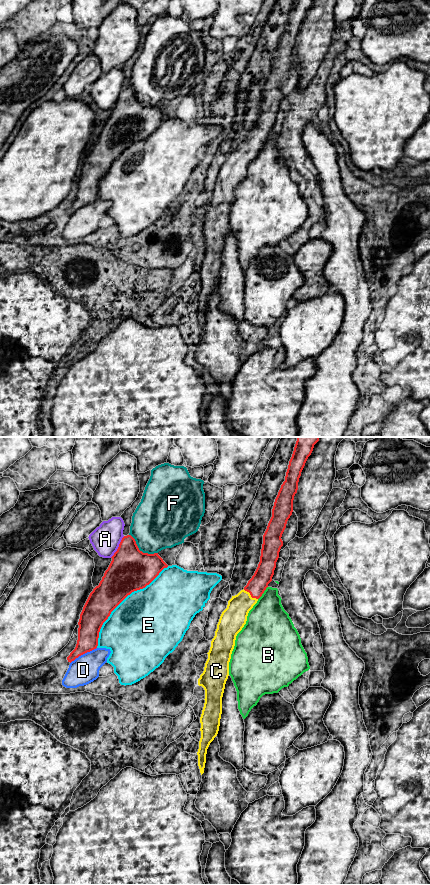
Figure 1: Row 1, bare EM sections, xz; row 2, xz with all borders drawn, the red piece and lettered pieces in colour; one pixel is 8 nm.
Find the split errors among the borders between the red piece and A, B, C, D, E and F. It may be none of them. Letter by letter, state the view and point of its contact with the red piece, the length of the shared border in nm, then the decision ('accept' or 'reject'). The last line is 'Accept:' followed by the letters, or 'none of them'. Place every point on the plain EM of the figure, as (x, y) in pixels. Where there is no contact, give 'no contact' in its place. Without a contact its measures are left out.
A: contact xz (118, 99); length 200 nm; reject
B: contact xz (263, 144); length 130 nm; reject
C: contact xz (250, 146); length 150 nm; accept
D: contact xz (83, 205); length 260 nm; reject
E: contact xz (122, 152); length 850 nm; reject
F: contact xz (141, 103); length 280 nm; reject
Accept: C

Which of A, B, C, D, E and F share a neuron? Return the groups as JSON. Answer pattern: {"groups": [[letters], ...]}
{"groups": [["A", "F"], ["B"], ["C"], ["D", "E"]]}

